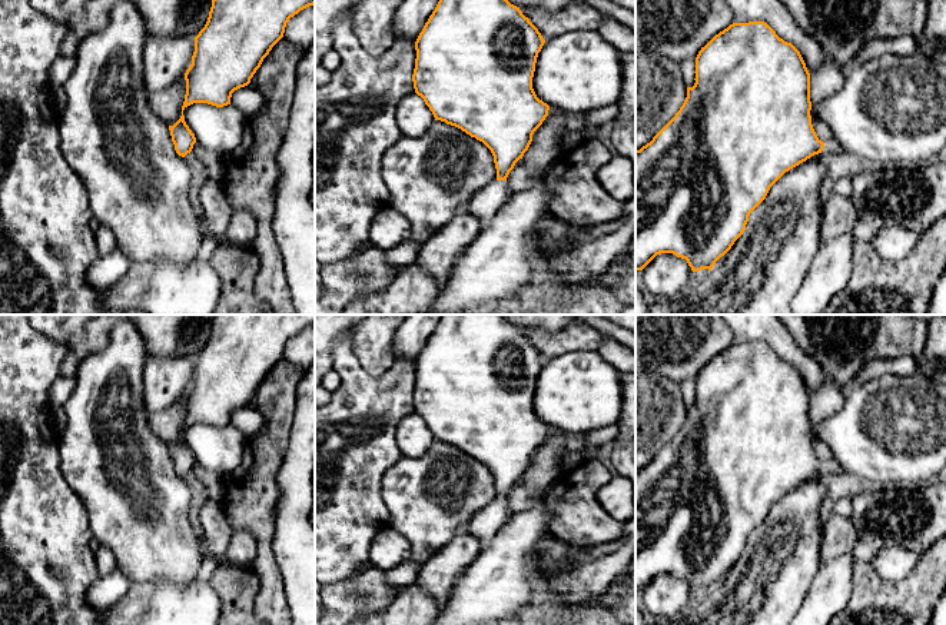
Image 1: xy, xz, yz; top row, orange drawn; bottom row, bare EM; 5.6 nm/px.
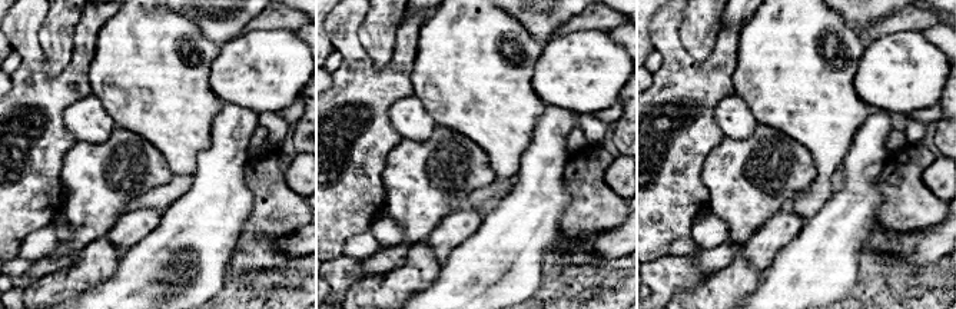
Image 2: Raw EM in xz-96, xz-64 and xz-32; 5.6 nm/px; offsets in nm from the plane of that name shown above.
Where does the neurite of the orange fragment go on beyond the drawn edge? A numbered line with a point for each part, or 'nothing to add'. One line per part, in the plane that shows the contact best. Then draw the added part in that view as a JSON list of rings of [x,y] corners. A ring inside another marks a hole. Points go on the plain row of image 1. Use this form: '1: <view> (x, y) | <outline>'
1: xz (487, 522) | [[[495,499],[491,505],[485,506],[471,518],[464,526],[464,531],[484,541],[499,531],[507,521],[507,515],[507,502]]]

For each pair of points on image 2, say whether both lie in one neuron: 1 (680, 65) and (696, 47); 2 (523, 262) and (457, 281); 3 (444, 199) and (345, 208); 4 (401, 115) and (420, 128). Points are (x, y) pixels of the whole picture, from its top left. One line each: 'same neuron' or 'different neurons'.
1: different neurons
2: same neuron
3: different neurons
4: same neuron

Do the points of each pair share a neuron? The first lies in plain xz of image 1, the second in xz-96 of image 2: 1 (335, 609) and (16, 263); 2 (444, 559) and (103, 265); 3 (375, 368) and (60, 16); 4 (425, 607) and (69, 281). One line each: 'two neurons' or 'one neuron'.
1: one neuron
2: two neurons
3: one neuron
4: one neuron

